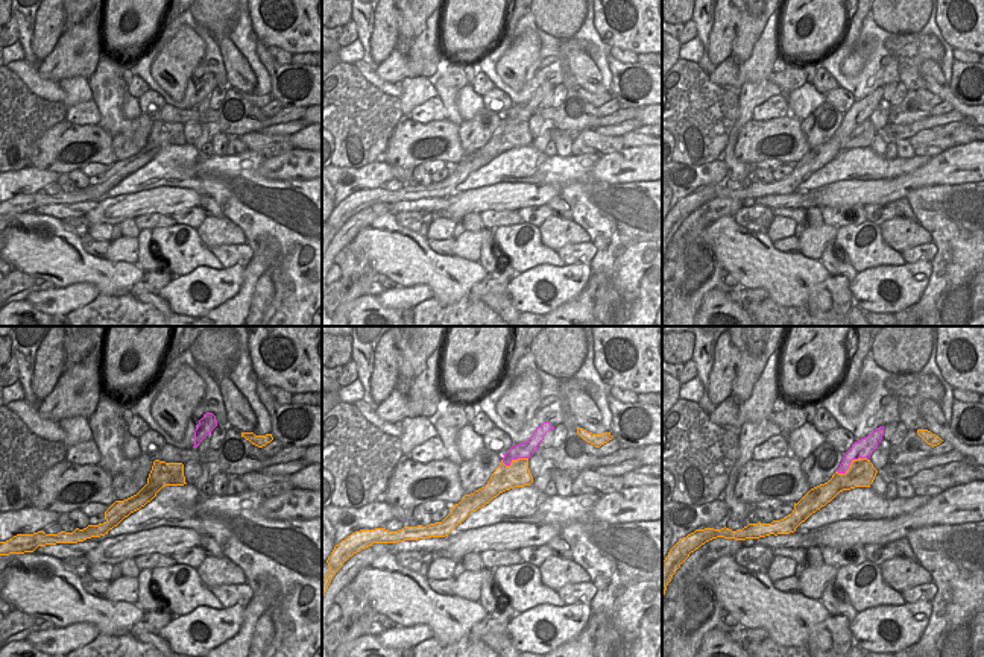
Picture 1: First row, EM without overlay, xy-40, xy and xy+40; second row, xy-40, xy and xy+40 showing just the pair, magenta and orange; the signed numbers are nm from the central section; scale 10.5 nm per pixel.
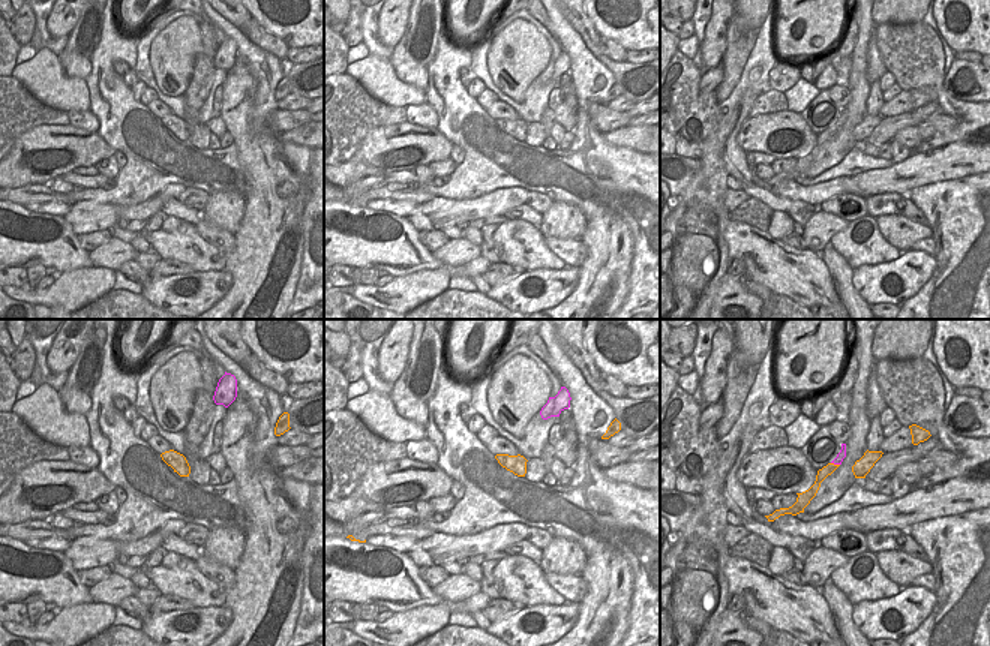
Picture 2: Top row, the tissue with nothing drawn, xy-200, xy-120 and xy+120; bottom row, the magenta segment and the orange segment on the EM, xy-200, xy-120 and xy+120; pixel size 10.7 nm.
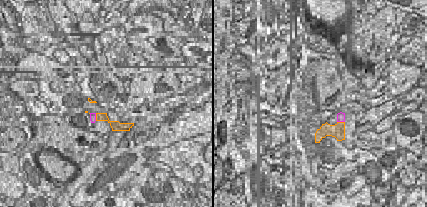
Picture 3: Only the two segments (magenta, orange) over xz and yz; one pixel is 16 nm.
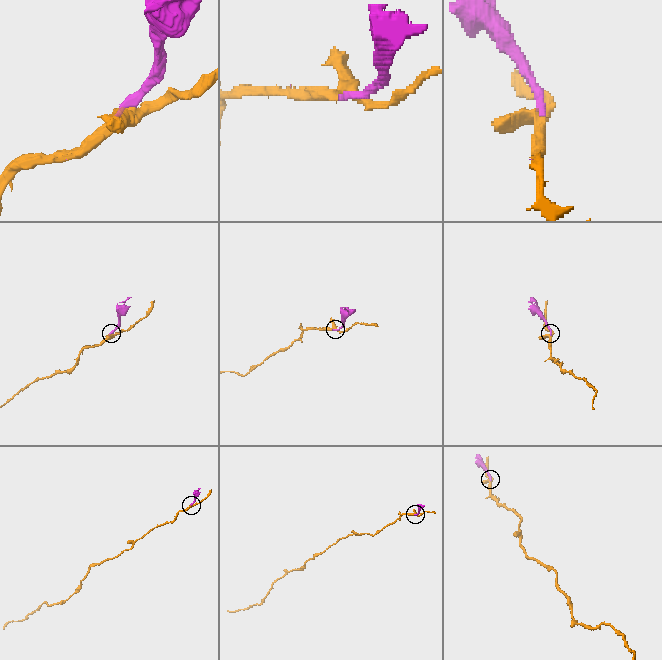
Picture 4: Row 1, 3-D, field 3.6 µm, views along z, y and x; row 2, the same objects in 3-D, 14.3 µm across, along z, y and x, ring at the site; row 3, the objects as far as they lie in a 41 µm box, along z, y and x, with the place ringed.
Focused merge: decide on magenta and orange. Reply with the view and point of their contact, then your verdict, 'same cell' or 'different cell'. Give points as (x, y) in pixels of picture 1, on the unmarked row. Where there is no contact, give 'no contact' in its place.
xy+40 (851, 122) | different cell

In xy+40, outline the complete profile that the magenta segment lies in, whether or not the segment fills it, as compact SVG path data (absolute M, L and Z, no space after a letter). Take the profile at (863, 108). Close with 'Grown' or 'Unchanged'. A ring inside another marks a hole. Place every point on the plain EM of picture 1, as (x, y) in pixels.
M884 86L876 88L867 97L855 102L852 108L844 114L840 127L835 130L838 134L846 134L850 123L858 118L870 118L872 112L878 108L884 96Z. Unchanged

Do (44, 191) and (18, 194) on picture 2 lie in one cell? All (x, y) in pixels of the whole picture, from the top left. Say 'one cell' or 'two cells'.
one cell

